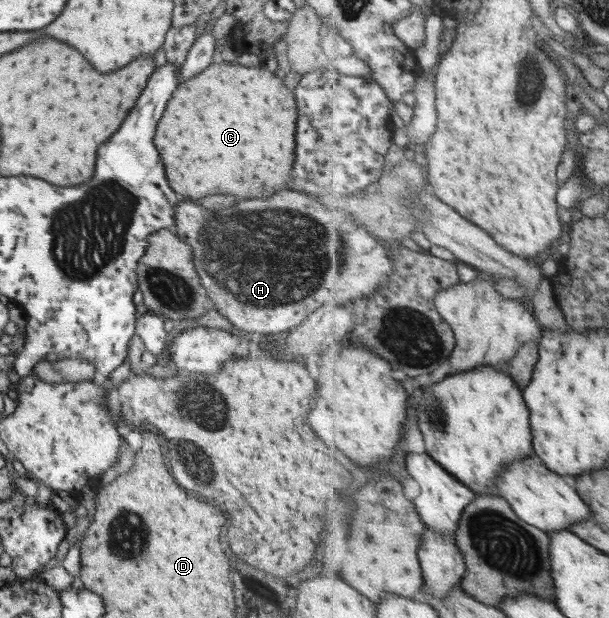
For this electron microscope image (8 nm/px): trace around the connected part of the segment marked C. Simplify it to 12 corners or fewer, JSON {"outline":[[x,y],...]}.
{"outline":[[213,61],[152,138],[168,186],[268,198],[296,104],[263,66]]}

